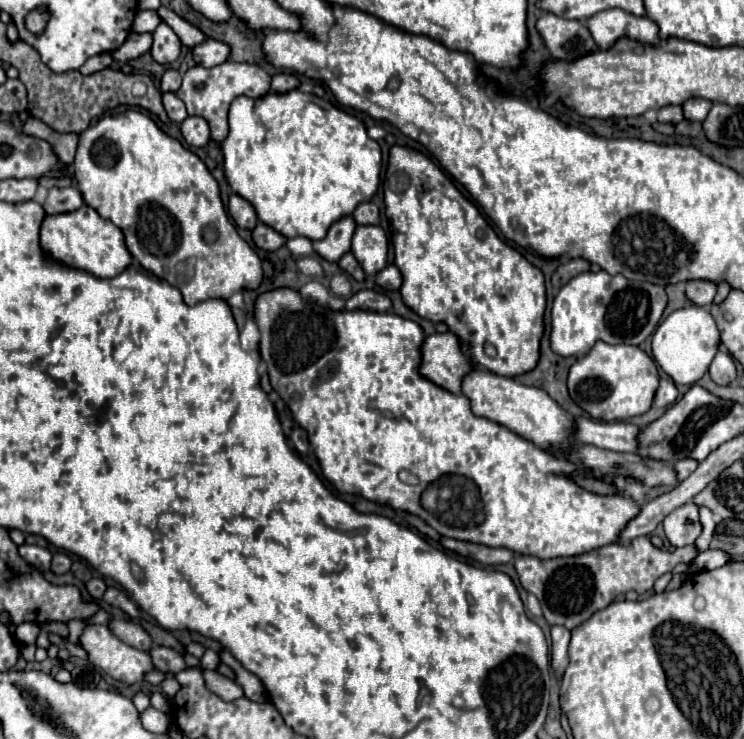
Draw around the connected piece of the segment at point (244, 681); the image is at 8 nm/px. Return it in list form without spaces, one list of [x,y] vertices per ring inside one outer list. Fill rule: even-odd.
[[[226,650],[220,654],[220,658],[222,658],[224,664],[228,664],[236,672],[236,682],[244,688],[244,696],[246,698],[250,698],[254,702],[266,702],[266,690],[264,690],[264,686],[262,686],[262,682],[260,682],[258,676],[254,676],[248,670],[244,670],[238,664],[238,660],[230,652],[226,652]]]

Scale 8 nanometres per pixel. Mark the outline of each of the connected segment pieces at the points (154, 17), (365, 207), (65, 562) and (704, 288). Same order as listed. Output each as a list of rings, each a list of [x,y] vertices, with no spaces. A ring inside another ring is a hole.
[[[140,10],[136,14],[132,30],[138,32],[138,34],[142,34],[142,32],[154,32],[158,24],[160,24],[160,18],[158,18],[158,14],[154,10]]]
[[[374,202],[360,204],[352,214],[356,224],[378,224],[378,206]]]
[[[62,552],[54,554],[54,558],[52,558],[52,572],[54,574],[66,574],[68,570],[70,570],[70,558],[66,554],[62,554]]]
[[[688,280],[686,282],[686,296],[696,306],[710,306],[716,296],[716,284],[710,280]]]

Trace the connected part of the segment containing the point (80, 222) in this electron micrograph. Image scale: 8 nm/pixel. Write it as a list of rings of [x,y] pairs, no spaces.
[[[84,204],[78,210],[68,212],[68,214],[46,216],[42,222],[40,242],[42,242],[42,250],[50,258],[54,258],[66,266],[72,266],[72,268],[86,270],[98,278],[114,278],[132,262],[132,254],[128,252],[128,248],[124,244],[122,230],[118,226],[114,226],[110,220],[102,218],[88,204]]]

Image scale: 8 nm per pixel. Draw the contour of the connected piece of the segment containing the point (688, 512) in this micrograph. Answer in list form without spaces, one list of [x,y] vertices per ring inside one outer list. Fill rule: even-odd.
[[[688,502],[680,506],[676,512],[672,512],[670,516],[666,516],[664,532],[674,548],[694,544],[694,540],[702,532],[702,524],[698,518],[698,506],[694,502]]]

